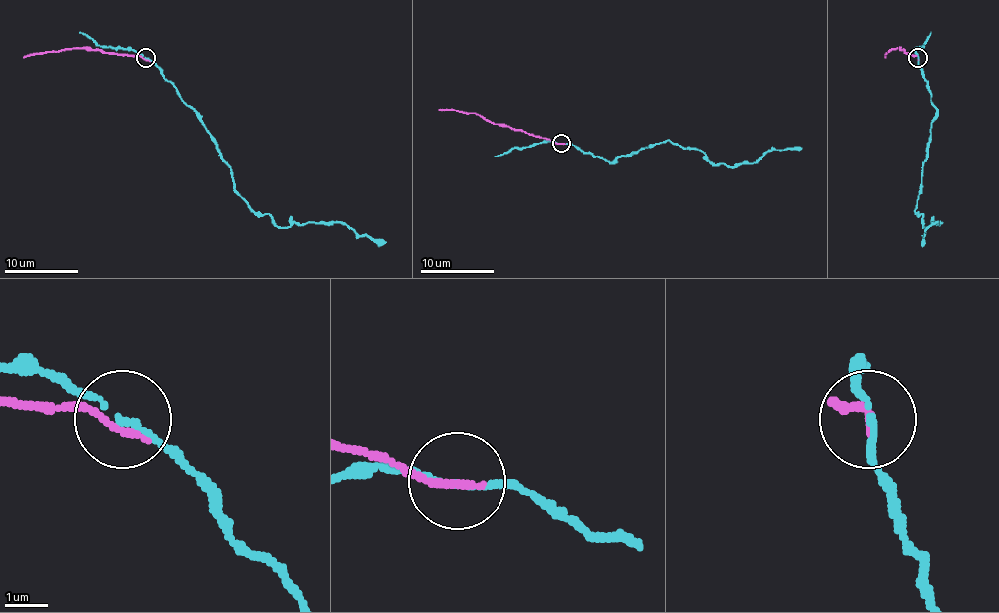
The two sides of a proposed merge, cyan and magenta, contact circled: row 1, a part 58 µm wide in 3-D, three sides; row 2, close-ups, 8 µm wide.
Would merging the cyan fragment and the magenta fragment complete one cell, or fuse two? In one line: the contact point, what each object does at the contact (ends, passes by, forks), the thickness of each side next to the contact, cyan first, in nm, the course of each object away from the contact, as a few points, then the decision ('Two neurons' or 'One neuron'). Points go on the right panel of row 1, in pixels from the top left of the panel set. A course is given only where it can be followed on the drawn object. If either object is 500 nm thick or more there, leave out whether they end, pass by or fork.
Place: (918, 58). At the ring cyan passes by. At the ring magenta ends. Thickness 120 nm (cyan) against 200 nm. Course of cyan: (918, 57), (936, 111), (914, 209), (922, 214), (924, 227), (940, 222), (933, 222), (922, 242). Course of magenta: (918, 59), (900, 48), (893, 48), (884, 57). Two neurons

